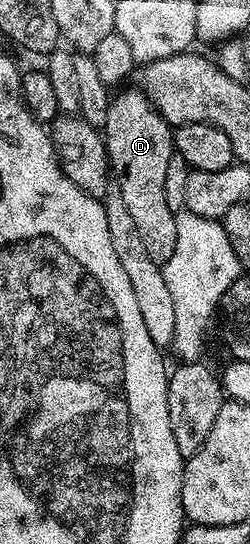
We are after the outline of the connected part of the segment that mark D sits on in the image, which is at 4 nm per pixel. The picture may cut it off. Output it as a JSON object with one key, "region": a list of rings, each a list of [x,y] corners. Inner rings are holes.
{"region":[[[137,88],[123,89],[122,95],[115,97],[108,108],[108,120],[104,127],[106,140],[106,158],[112,167],[113,177],[116,179],[116,188],[120,196],[124,196],[124,205],[128,207],[128,213],[132,215],[132,221],[136,223],[136,229],[140,231],[140,240],[144,243],[144,249],[148,251],[148,257],[156,263],[164,263],[172,257],[172,251],[176,248],[176,220],[175,213],[168,208],[165,199],[164,182],[167,175],[168,162],[174,153],[174,132],[169,122],[160,116],[160,112],[145,94]]]}

